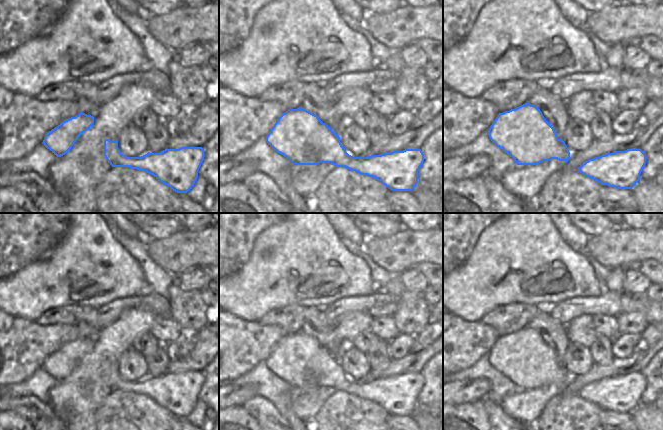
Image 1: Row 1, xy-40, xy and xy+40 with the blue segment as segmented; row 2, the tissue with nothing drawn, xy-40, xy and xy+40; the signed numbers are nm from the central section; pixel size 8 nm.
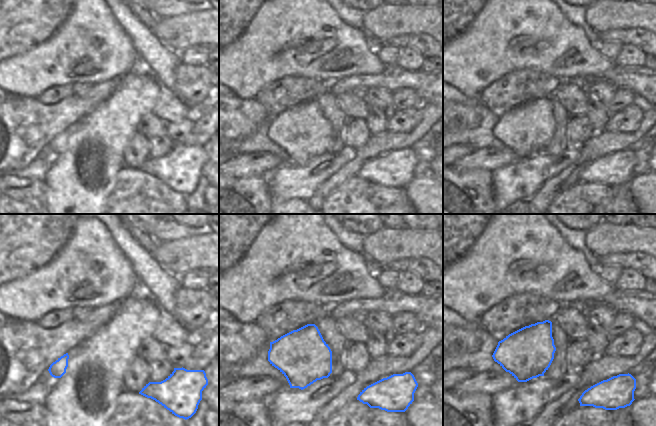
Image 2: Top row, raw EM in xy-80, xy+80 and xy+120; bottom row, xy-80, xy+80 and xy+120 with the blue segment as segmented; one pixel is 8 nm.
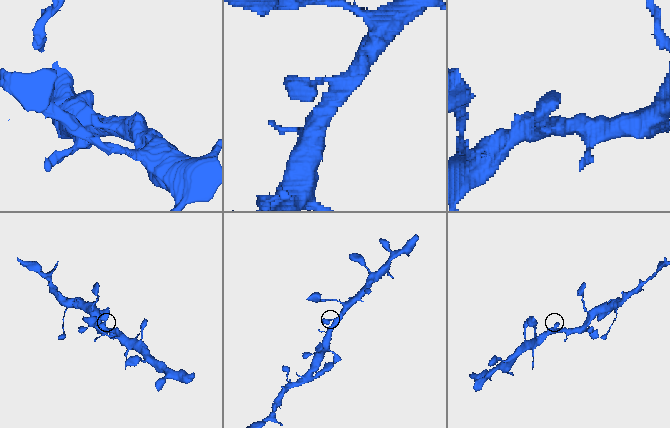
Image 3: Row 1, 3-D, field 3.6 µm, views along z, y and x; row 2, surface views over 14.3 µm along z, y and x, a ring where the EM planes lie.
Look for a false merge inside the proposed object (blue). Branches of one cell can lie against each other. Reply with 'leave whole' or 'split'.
leave whole

